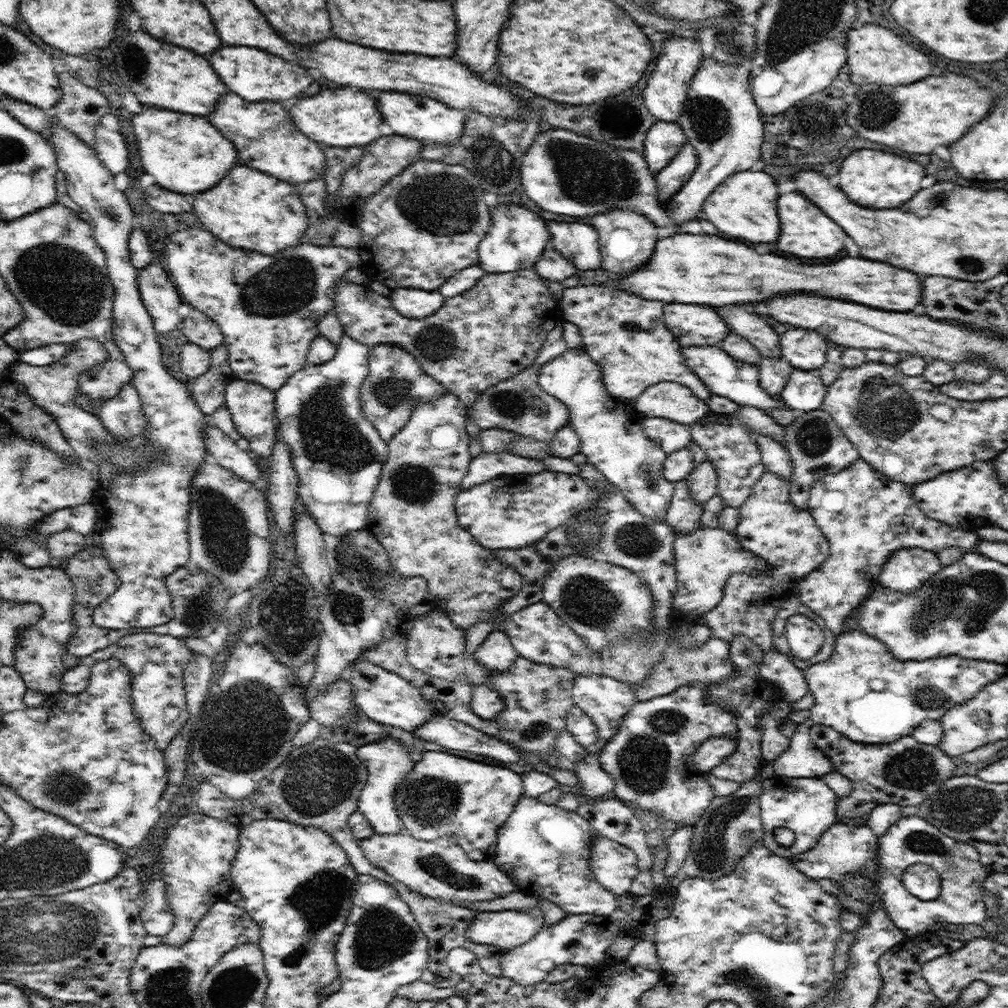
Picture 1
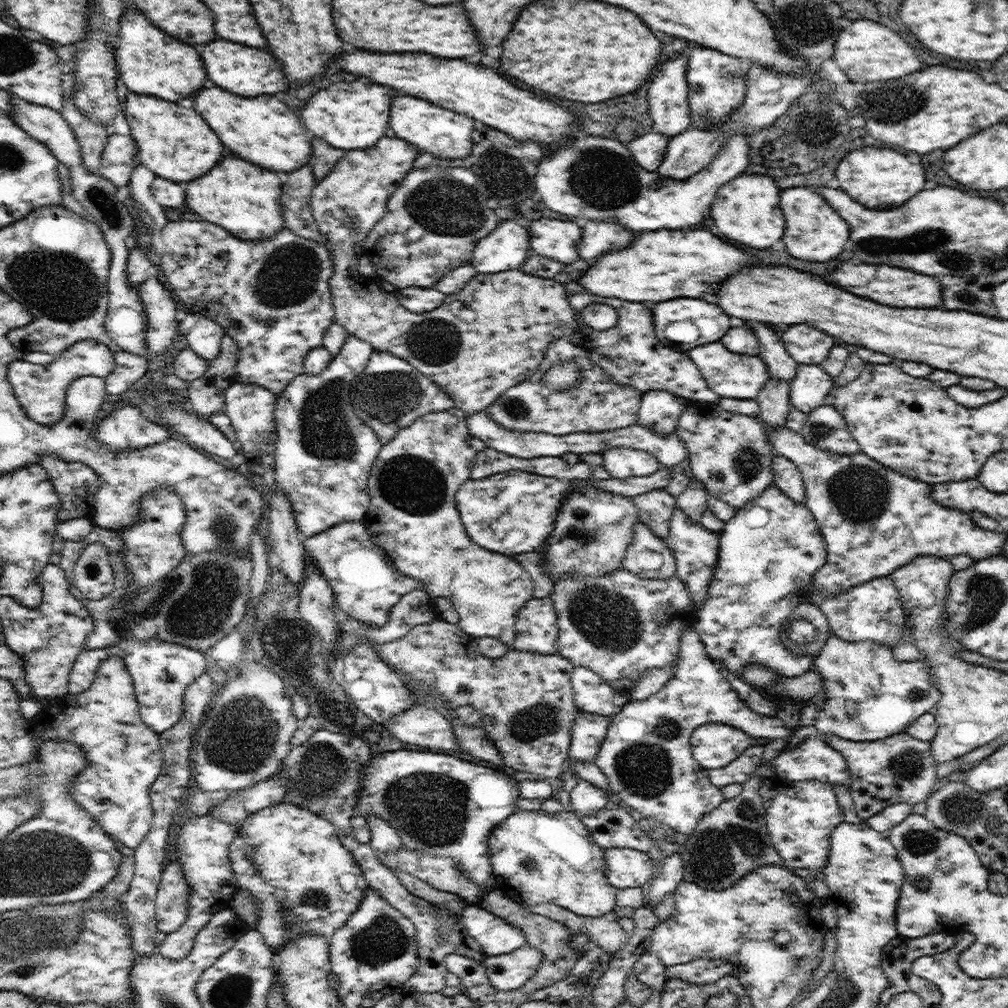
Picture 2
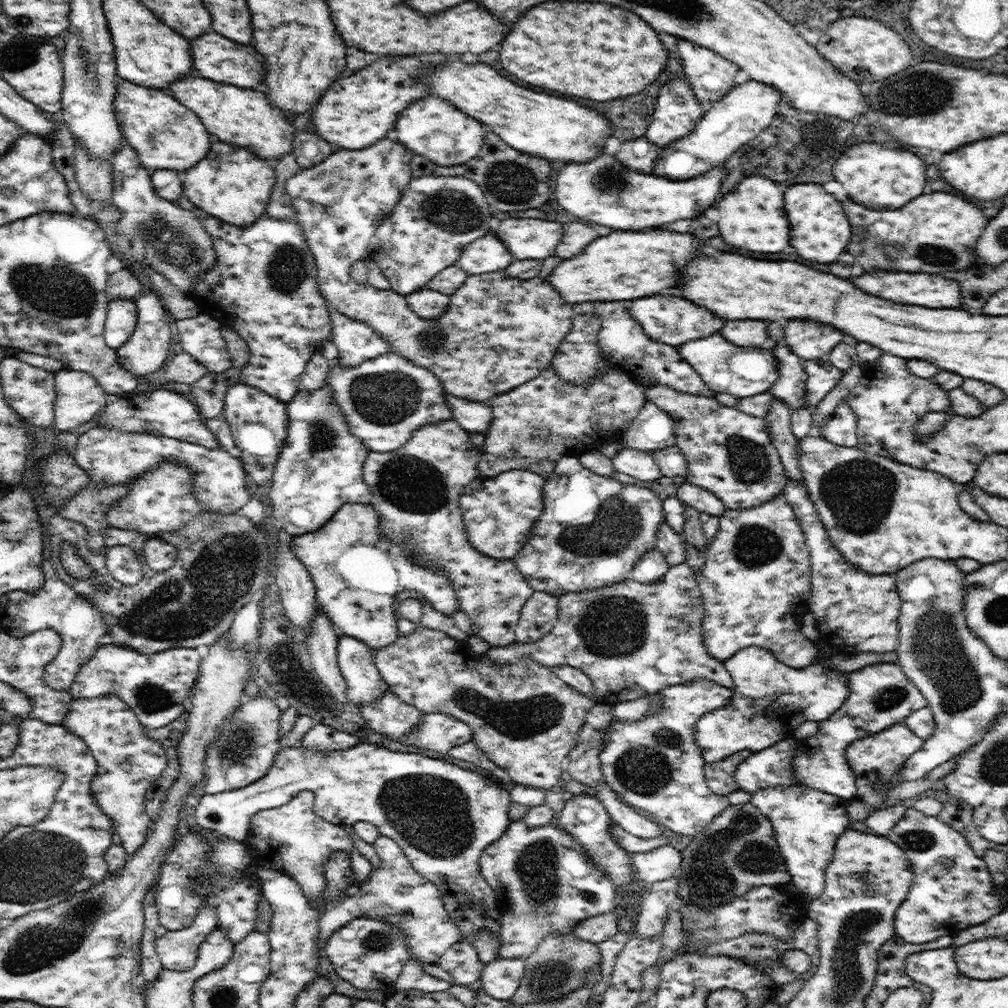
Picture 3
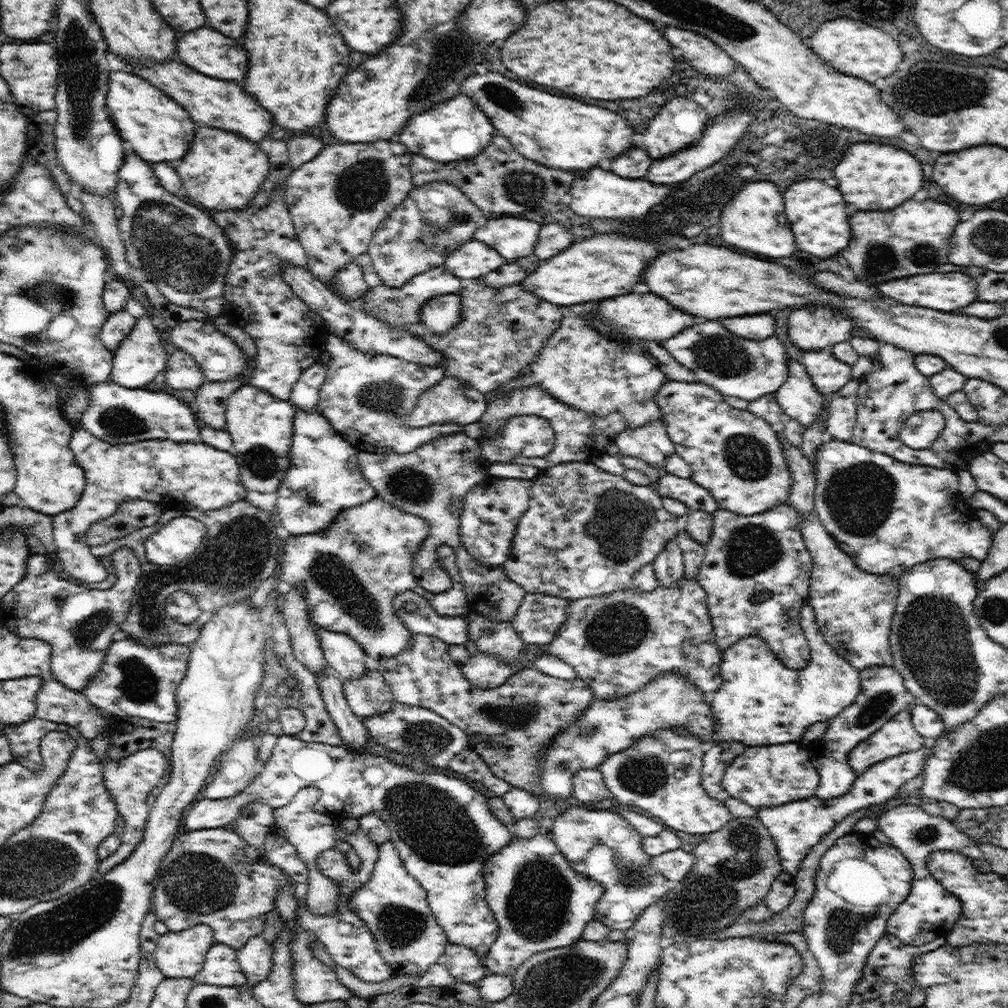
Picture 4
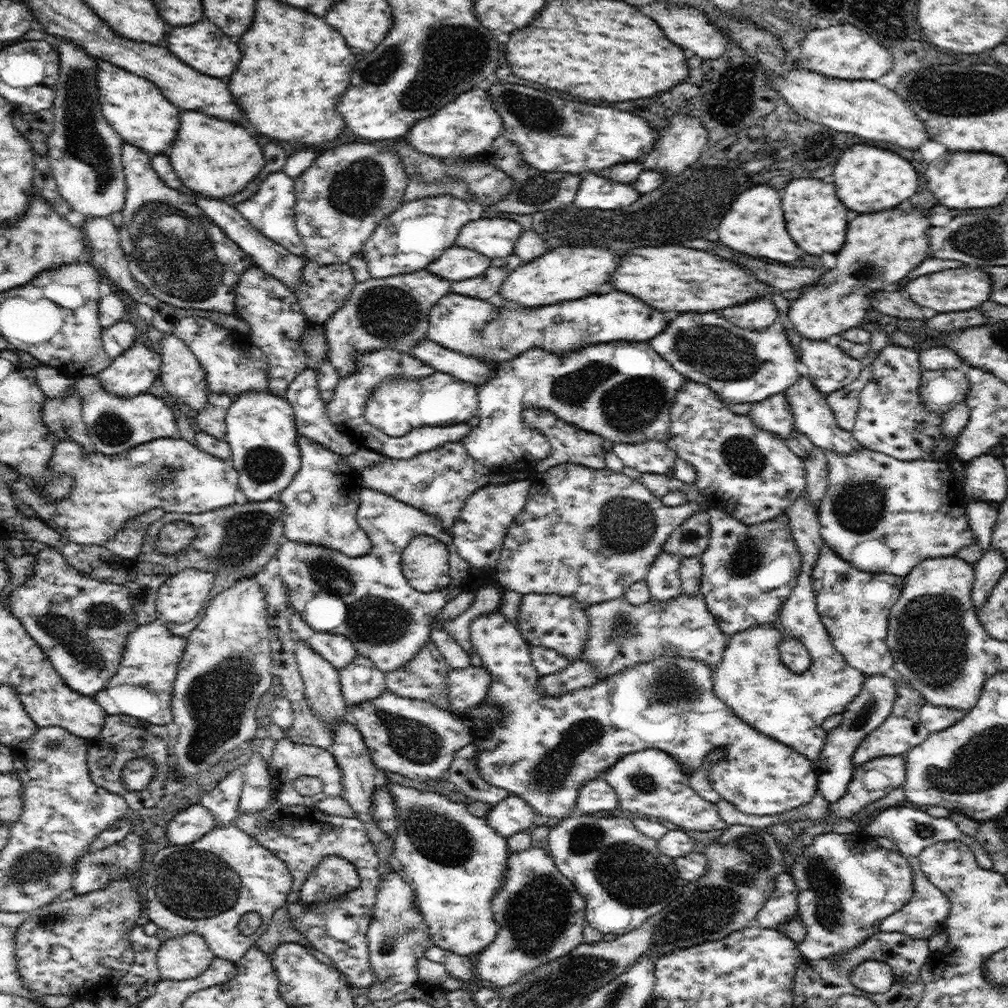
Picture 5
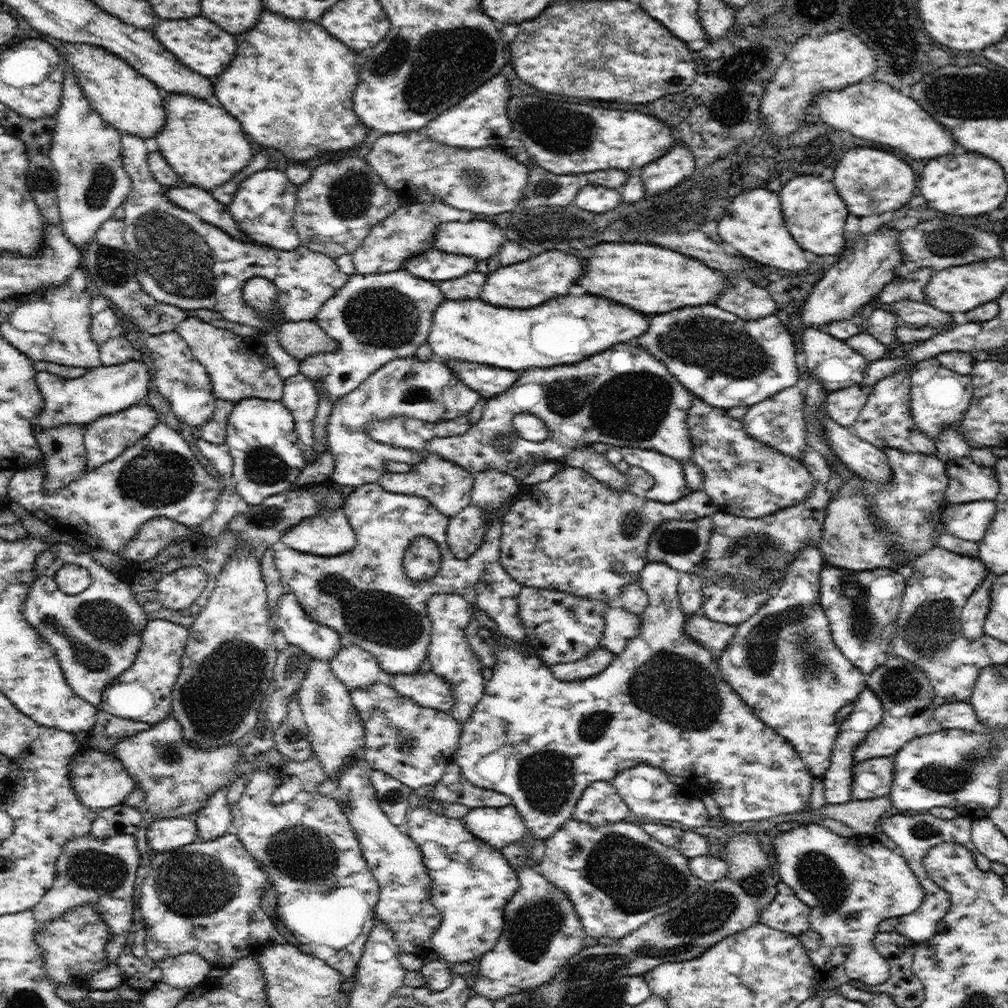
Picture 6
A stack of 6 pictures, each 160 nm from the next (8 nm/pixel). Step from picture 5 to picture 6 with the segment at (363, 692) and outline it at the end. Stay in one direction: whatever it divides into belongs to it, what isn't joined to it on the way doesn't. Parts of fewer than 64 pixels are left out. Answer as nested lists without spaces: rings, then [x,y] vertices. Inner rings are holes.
[[[349,642],[344,643],[329,663],[338,680],[349,687],[349,690],[374,684],[382,671],[373,654]]]

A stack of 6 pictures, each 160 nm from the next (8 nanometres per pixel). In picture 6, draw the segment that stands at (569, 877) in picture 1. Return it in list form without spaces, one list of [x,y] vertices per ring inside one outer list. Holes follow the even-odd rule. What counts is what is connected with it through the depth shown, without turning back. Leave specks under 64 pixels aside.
[[[532,863],[517,868],[519,887],[516,894],[510,898],[503,908],[504,930],[492,950],[482,954],[477,967],[478,974],[472,988],[473,993],[481,994],[489,1001],[510,996],[514,993],[523,993],[527,990],[537,989],[547,983],[566,964],[566,961],[578,954],[584,948],[583,926],[578,918],[570,897],[556,885],[553,885],[543,874],[540,874]]]

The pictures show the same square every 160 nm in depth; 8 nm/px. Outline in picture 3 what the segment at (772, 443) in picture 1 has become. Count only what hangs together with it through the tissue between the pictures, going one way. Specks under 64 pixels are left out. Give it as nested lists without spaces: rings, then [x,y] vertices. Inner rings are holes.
[[[790,479],[781,492],[792,507],[806,539],[811,554],[811,601],[809,610],[814,613],[818,625],[819,641],[835,648],[835,654],[860,654],[863,652],[892,652],[899,645],[898,617],[901,601],[896,589],[895,575],[868,574],[854,568],[832,544],[820,517],[808,496],[807,485],[802,481]]]

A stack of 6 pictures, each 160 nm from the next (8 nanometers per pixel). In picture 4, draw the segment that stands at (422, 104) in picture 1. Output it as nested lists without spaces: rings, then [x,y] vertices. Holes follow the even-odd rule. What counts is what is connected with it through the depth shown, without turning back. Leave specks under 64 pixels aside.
[[[460,92],[452,100],[440,102],[438,106],[425,110],[424,114],[412,116],[400,134],[400,142],[406,145],[413,155],[424,155],[436,162],[455,162],[480,154],[494,134],[496,130],[483,110],[474,100]]]

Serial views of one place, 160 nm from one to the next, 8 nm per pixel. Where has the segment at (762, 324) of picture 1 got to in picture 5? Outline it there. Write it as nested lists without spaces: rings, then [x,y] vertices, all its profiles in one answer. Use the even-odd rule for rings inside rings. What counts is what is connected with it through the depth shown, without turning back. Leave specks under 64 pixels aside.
[[[801,376],[794,386],[785,390],[785,393],[794,415],[795,428],[806,435],[816,447],[824,452],[830,450],[830,452],[840,455],[862,450],[862,445],[854,440],[853,434],[838,426],[832,409],[827,403],[827,397],[814,387],[812,380],[808,376]]]

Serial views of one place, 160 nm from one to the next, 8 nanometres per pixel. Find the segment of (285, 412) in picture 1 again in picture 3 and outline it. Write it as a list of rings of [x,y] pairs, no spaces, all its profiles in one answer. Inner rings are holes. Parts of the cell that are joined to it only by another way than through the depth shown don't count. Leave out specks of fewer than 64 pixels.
[[[328,304],[326,308],[332,322],[331,339],[339,351],[338,361],[342,367],[356,367],[371,358],[393,352],[372,327],[330,309]],[[328,384],[312,391],[299,389],[287,402],[287,435],[284,448],[278,457],[272,482],[268,487],[271,507],[268,519],[292,537],[314,532],[324,526],[345,503],[368,504],[371,502],[369,486],[364,482],[363,466],[370,450],[350,432],[345,416],[333,399]]]

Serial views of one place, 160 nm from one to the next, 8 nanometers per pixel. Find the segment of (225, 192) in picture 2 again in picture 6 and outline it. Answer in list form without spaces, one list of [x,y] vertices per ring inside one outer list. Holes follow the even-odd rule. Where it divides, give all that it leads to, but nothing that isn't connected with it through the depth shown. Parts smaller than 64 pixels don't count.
[[[183,92],[165,94],[166,124],[157,140],[162,156],[174,172],[190,185],[210,191],[226,184],[253,159],[252,146],[240,122],[218,106],[210,106]]]

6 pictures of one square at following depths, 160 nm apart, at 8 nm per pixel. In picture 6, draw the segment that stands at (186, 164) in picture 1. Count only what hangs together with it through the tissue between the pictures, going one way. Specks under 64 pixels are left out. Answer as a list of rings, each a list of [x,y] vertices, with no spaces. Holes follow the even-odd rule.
[[[66,42],[68,51],[63,65],[73,70],[92,109],[121,133],[152,138],[166,124],[165,93],[149,78],[142,76],[126,61],[101,46],[85,42]]]

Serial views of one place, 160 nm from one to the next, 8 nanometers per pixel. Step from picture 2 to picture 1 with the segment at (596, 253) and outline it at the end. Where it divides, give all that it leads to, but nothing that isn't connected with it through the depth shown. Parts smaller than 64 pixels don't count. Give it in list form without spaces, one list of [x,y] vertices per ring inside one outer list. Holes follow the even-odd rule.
[[[616,209],[592,216],[591,225],[598,231],[602,257],[601,268],[616,274],[630,274],[642,268],[654,254],[658,240],[658,226],[637,210]]]

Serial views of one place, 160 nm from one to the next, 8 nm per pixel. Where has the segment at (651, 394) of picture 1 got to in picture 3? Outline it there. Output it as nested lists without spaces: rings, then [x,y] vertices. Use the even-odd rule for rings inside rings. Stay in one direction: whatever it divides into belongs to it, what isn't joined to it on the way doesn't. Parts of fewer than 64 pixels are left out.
[[[646,401],[638,416],[630,423],[626,432],[621,436],[621,442],[624,448],[632,448],[632,450],[640,450],[652,454],[654,450],[662,450],[668,446],[675,445],[675,422],[670,415],[652,401]]]

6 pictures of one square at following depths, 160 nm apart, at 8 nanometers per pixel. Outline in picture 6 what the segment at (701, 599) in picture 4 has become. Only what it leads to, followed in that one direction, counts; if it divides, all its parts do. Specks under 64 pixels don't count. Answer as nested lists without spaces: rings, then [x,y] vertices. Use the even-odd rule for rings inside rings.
[[[619,604],[610,605],[604,613],[605,627],[600,639],[599,646],[607,648],[610,652],[614,653],[615,656],[622,654],[624,649],[627,648],[629,642],[636,638],[641,632],[642,617],[627,611],[624,607]],[[700,612],[686,617],[685,629],[690,638],[697,640],[714,658],[719,659],[732,640],[737,625],[715,623]],[[432,671],[391,675],[391,685],[402,696],[411,698],[420,706],[447,712],[454,706],[455,696],[451,684]]]

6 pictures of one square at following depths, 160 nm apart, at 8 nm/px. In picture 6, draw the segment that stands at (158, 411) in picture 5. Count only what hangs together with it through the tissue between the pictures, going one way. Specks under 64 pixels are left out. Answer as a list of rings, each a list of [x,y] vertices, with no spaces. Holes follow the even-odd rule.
[[[138,404],[114,414],[102,415],[89,422],[85,426],[83,441],[87,457],[85,472],[114,460],[130,446],[138,443],[142,436],[146,436],[159,423],[160,416],[160,412],[155,411],[151,406]]]

